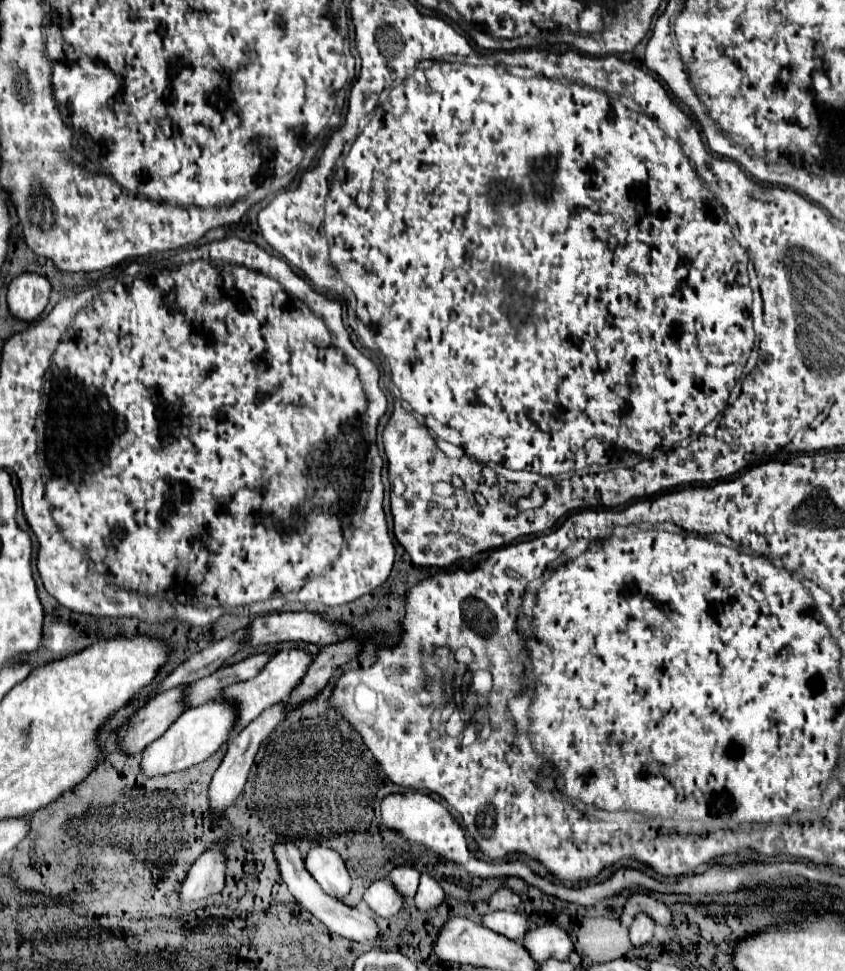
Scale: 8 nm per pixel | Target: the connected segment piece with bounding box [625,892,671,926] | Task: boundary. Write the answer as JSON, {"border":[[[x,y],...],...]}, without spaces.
{"border":[[[641,892],[627,896],[625,914],[633,916],[633,914],[637,914],[637,912],[647,912],[647,914],[651,914],[651,916],[655,918],[655,922],[661,924],[661,926],[669,926],[669,924],[671,924],[671,912],[669,912],[669,908],[667,908],[661,900],[657,900],[655,896],[641,894]]]}

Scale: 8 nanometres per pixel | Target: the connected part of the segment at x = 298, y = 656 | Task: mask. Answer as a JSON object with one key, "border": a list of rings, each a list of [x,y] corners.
{"border":[[[285,648],[281,652],[277,652],[269,664],[265,666],[265,670],[251,678],[251,680],[245,680],[245,682],[237,682],[237,684],[231,684],[229,688],[223,690],[221,696],[225,696],[227,700],[233,700],[239,708],[239,724],[235,726],[233,734],[237,734],[239,730],[243,730],[249,722],[253,722],[267,706],[273,706],[275,702],[281,702],[281,700],[287,700],[289,694],[293,692],[293,688],[303,680],[303,676],[307,674],[307,668],[311,666],[313,658],[309,656],[309,652],[305,650],[299,650],[299,648]]]}

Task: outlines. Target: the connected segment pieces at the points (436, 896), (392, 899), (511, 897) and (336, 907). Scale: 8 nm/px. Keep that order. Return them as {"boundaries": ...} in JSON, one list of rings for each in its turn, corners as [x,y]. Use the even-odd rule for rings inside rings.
{"boundaries":[[[[423,874],[419,890],[415,894],[415,906],[421,910],[431,910],[433,906],[441,904],[443,900],[445,900],[445,892],[439,886],[439,882],[435,878],[431,878],[429,874]]],[[[381,878],[381,880],[375,880],[367,888],[367,906],[375,914],[379,914],[383,918],[389,918],[405,906],[405,898],[397,892],[397,888],[393,886],[391,880]]],[[[499,888],[499,890],[491,896],[491,910],[515,908],[519,902],[521,902],[519,896],[517,896],[511,888]]],[[[279,840],[273,844],[273,854],[275,854],[275,860],[277,860],[277,866],[279,866],[279,874],[283,878],[283,882],[287,884],[289,892],[293,894],[293,898],[303,904],[317,920],[321,920],[331,932],[339,934],[339,936],[345,936],[349,940],[355,940],[355,942],[361,942],[361,944],[375,944],[379,940],[379,928],[377,924],[369,918],[369,914],[357,910],[357,908],[351,908],[335,898],[331,898],[329,894],[325,894],[321,890],[321,886],[315,882],[315,878],[307,872],[305,864],[303,864],[303,856],[299,852],[299,848],[295,846],[293,840]]]]}

